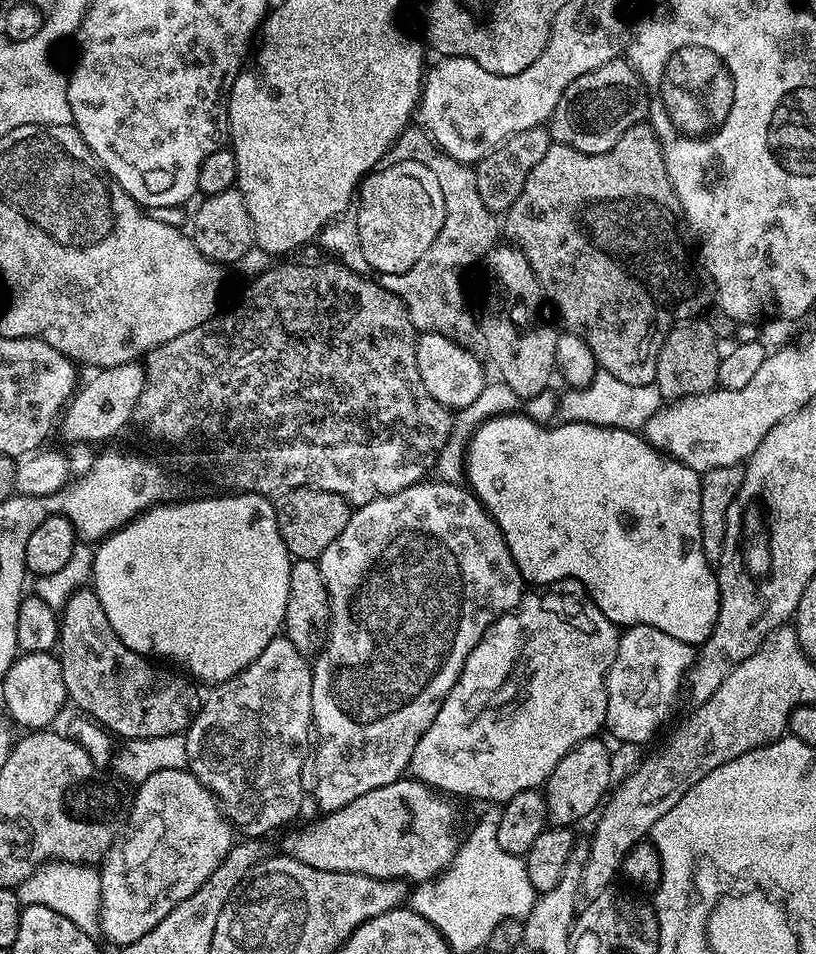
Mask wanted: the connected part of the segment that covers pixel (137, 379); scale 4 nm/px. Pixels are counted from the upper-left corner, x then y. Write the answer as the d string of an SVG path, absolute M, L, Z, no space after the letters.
M140 362L101 368L91 375L69 399L58 424L66 439L81 440L84 444L92 444L95 440L108 440L111 436L118 435L123 430L124 423L133 419L144 389L144 366Z

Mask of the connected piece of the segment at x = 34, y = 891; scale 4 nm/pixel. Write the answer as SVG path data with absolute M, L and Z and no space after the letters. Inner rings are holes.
M69 860L45 862L34 874L30 874L30 878L23 880L18 891L21 905L50 906L50 910L62 914L62 918L70 918L70 922L74 922L74 926L78 926L86 934L95 937L100 932L100 874L93 865L72 864Z

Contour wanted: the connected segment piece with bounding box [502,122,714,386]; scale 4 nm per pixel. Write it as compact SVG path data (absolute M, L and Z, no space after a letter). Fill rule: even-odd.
M641 122L630 126L630 130L626 130L626 134L622 134L622 138L618 138L618 142L614 142L614 146L602 154L586 154L582 150L574 150L565 144L553 142L546 150L546 154L542 154L542 162L538 162L538 166L530 170L530 178L526 178L526 186L522 186L522 194L518 194L518 202L514 202L514 206L510 206L510 210L503 217L502 232L506 240L508 236L507 243L515 246L524 255L526 262L530 262L530 270L534 270L541 292L544 293L547 303L549 305L552 303L556 307L561 322L568 327L565 329L571 335L584 339L601 369L609 371L619 381L629 383L630 386L656 383L658 354L662 350L664 339L670 334L678 318L696 318L713 307L712 280L697 261L696 264L692 261L692 252L684 245L684 232L686 233L684 211L668 177L662 146L651 123Z

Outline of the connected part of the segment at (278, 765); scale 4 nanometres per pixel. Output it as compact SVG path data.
M277 638L266 646L252 665L234 678L215 685L203 697L200 713L184 736L188 768L213 794L215 803L224 807L228 820L241 828L248 838L264 838L275 828L291 825L306 793L301 785L303 759L310 755L308 735L313 735L312 673L309 657L303 656L287 638Z

